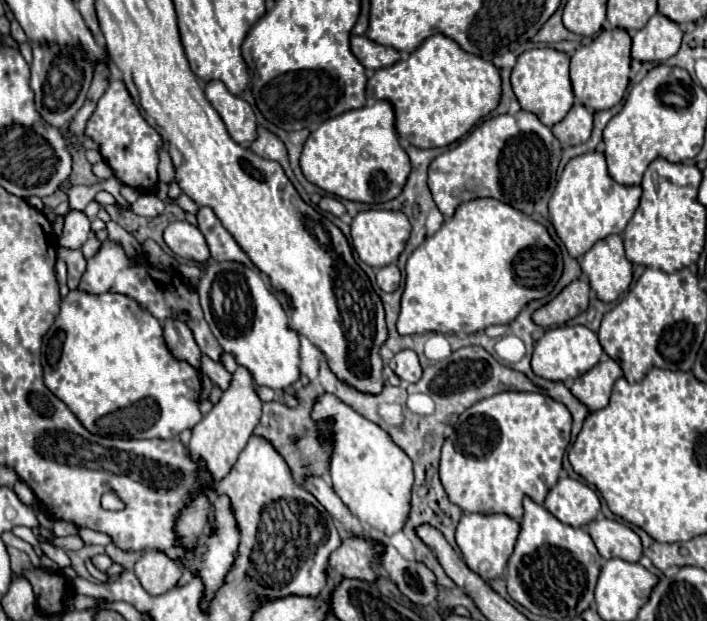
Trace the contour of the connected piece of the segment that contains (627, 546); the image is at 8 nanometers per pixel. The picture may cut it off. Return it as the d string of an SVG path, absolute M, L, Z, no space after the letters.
M594 520L588 524L588 534L594 540L602 558L622 558L626 562L638 562L642 556L642 542L638 534L618 520Z

